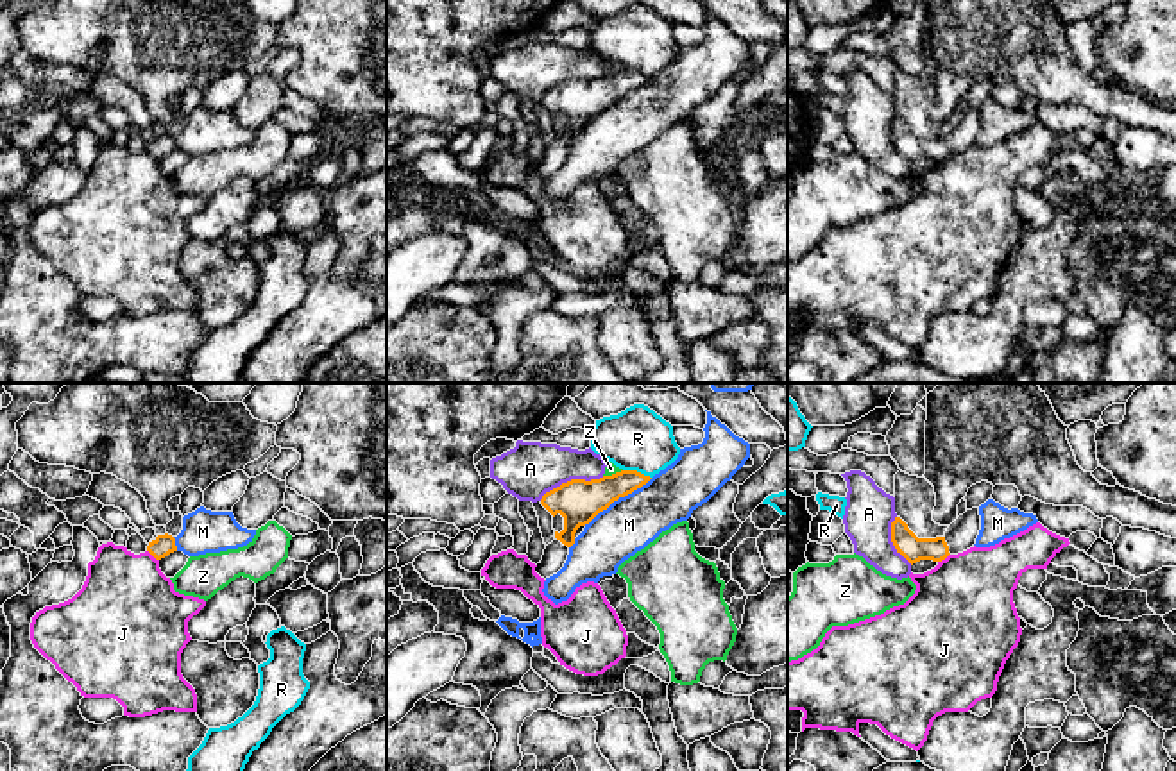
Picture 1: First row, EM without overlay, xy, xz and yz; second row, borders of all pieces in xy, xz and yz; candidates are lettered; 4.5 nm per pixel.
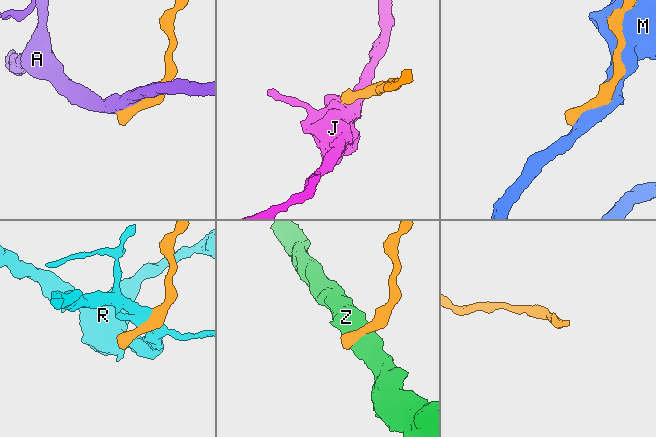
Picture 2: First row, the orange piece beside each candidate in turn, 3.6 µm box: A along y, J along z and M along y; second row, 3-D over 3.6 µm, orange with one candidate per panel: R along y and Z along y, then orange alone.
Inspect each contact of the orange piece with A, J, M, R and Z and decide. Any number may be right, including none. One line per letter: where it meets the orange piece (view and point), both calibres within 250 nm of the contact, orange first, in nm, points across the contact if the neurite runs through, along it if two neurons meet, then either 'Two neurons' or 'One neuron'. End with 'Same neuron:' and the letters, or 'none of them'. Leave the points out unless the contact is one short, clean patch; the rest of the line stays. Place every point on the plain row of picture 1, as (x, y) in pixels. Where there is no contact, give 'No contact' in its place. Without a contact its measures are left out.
A: Touches orange at xz (571, 79). Thickness 200 nm (orange) against 240 nm. Two neurons
J: Touches orange at xy (153, 154). Thickness 90 nm (orange) against 420 nm. Boundary: xy (147, 149), (158, 160). Two neurons
M: Touches orange at xz (618, 97). Thickness 200 nm (orange) against 240 nm. Two neurons
R: Touches orange at xz (638, 72). Thickness 160 nm (orange) against 280 nm. Boundary: xz (623, 68), (634, 68), (650, 77). Two neurons
Z: Touches orange at xz (613, 74). Thickness 200 nm (orange) against 50 nm. Boundary: xz (622, 68), (604, 76). Two neurons
Same neuron: none of them

